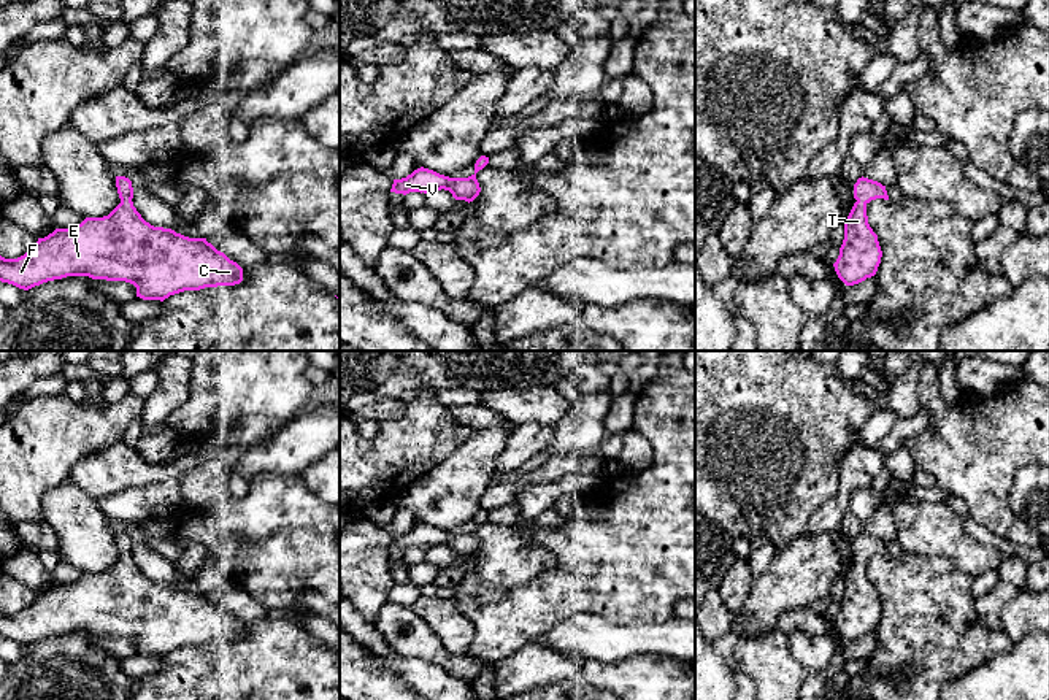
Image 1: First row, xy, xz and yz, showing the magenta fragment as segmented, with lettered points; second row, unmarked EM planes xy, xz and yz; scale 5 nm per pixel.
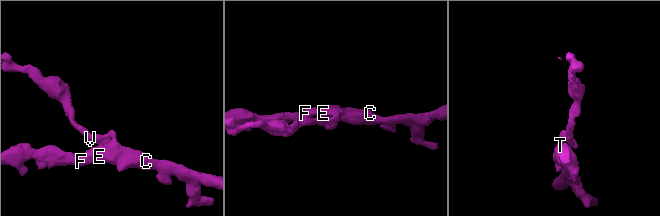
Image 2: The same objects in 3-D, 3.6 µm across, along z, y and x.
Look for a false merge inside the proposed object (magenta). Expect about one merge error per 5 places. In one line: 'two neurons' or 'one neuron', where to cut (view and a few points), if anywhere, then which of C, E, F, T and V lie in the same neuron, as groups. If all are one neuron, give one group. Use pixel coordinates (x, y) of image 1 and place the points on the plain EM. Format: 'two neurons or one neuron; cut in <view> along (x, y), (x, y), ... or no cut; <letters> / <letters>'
one neuron; no cut; C E F T V

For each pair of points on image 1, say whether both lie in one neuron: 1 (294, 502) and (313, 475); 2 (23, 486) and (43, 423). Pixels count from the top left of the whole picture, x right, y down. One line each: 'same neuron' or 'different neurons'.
1: different neurons
2: same neuron

